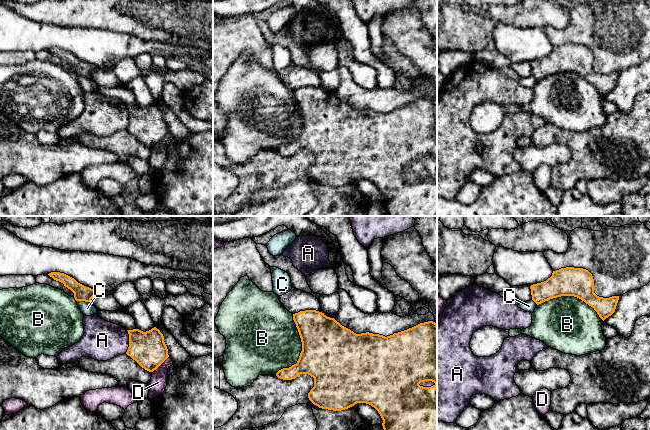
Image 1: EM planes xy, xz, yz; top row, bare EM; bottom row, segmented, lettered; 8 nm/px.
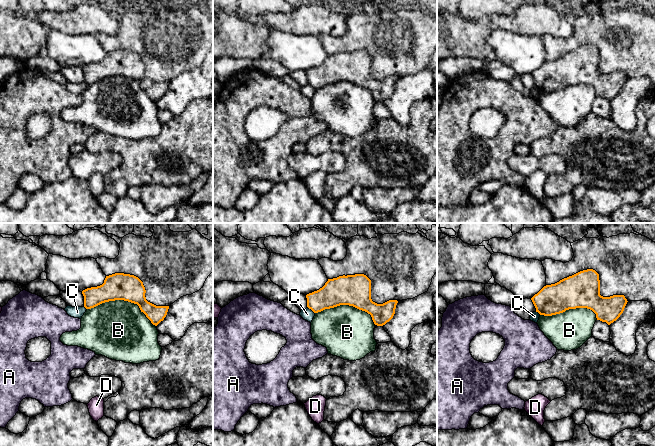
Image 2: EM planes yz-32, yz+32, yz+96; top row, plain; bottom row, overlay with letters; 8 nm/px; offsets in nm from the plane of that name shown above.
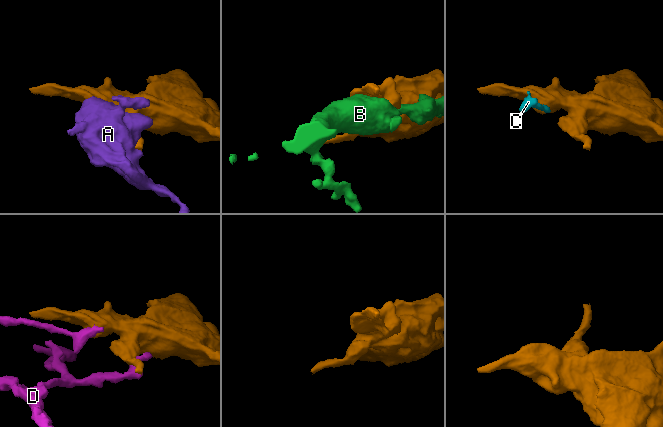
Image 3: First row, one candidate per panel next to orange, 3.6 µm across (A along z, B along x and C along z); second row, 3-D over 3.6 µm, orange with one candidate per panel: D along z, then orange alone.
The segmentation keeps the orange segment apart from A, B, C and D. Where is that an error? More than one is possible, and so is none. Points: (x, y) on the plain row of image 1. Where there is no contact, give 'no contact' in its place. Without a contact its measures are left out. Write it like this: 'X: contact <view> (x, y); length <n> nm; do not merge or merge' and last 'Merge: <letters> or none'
A: contact xy (129, 118); length 190 nm; do not merge
B: contact xz (302, 125); length 500 nm; do not merge
C: contact xy (83, 76); length 110 nm; do not merge
D: contact xy (160, 140); length 190 nm; do not merge
Merge: none

